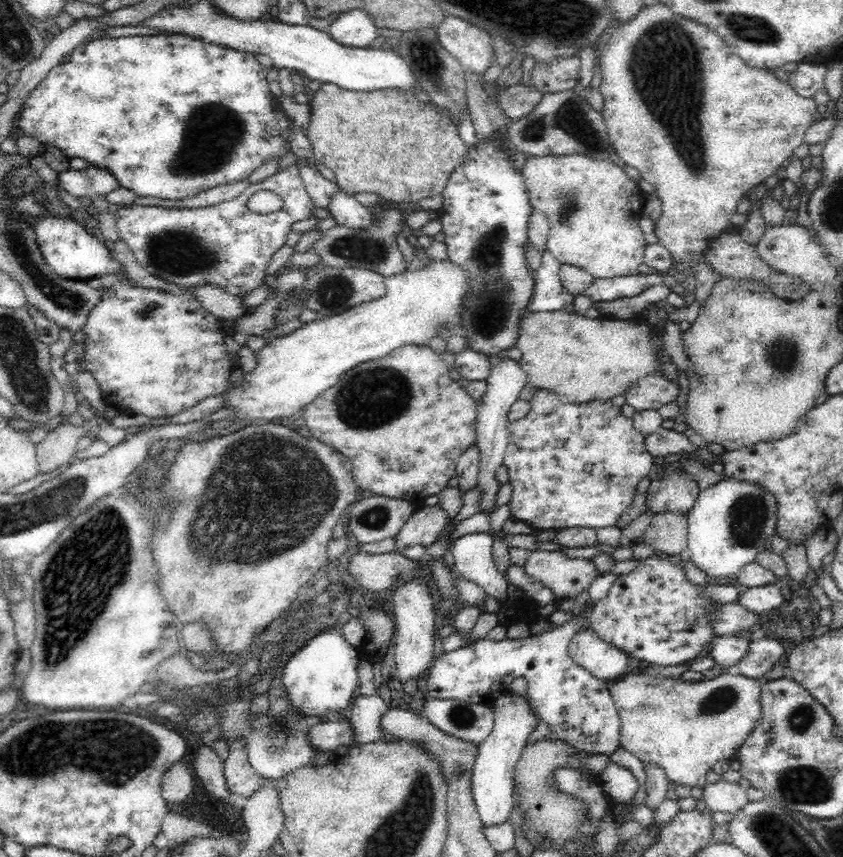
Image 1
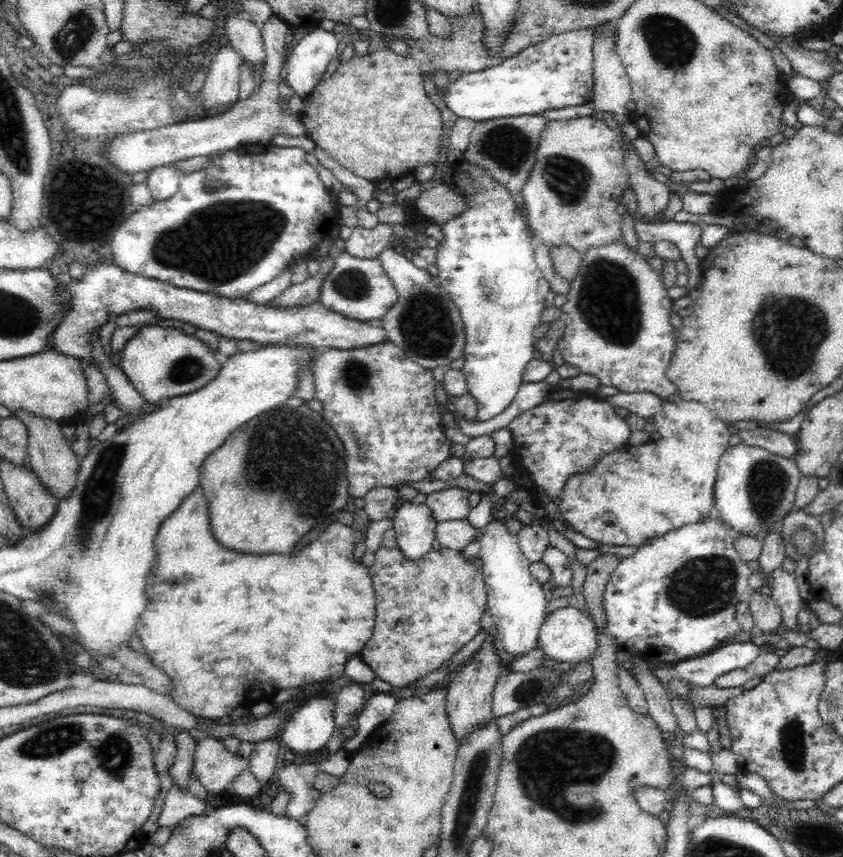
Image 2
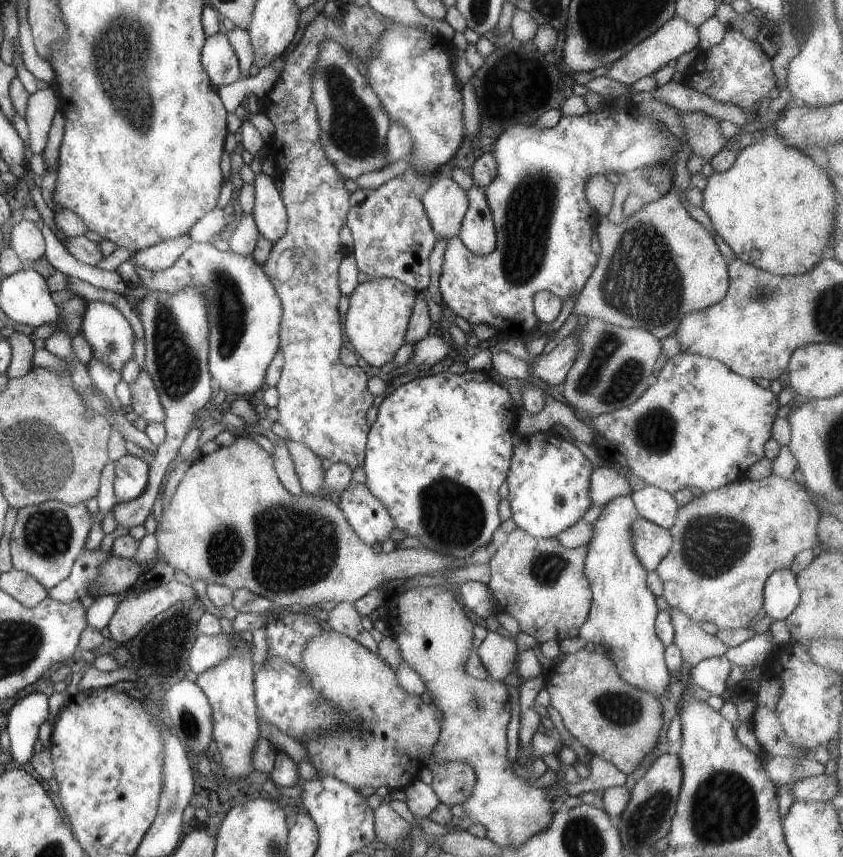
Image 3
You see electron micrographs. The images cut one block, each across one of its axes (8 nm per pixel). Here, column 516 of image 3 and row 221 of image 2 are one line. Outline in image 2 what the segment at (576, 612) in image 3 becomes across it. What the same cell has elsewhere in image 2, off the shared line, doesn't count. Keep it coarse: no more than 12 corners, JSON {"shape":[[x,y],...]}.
{"shape":[[547,121],[522,186],[537,242],[625,243],[618,131]]}

